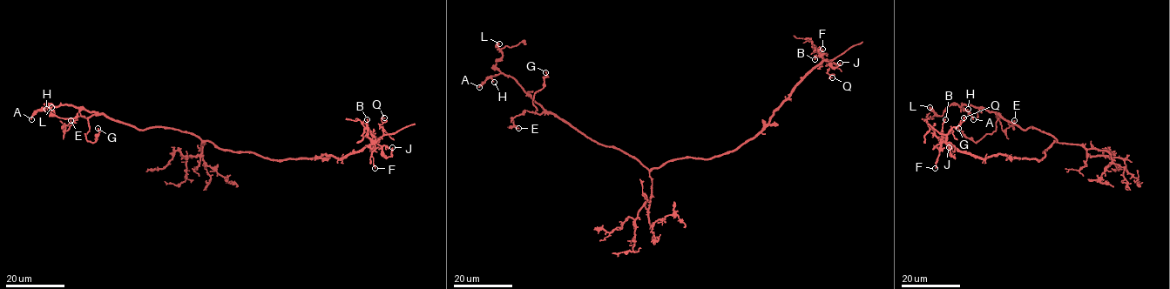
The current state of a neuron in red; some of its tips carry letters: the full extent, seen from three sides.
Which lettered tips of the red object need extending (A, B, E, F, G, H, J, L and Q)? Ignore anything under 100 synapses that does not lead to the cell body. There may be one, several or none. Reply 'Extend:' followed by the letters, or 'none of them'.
Extend: none of them

